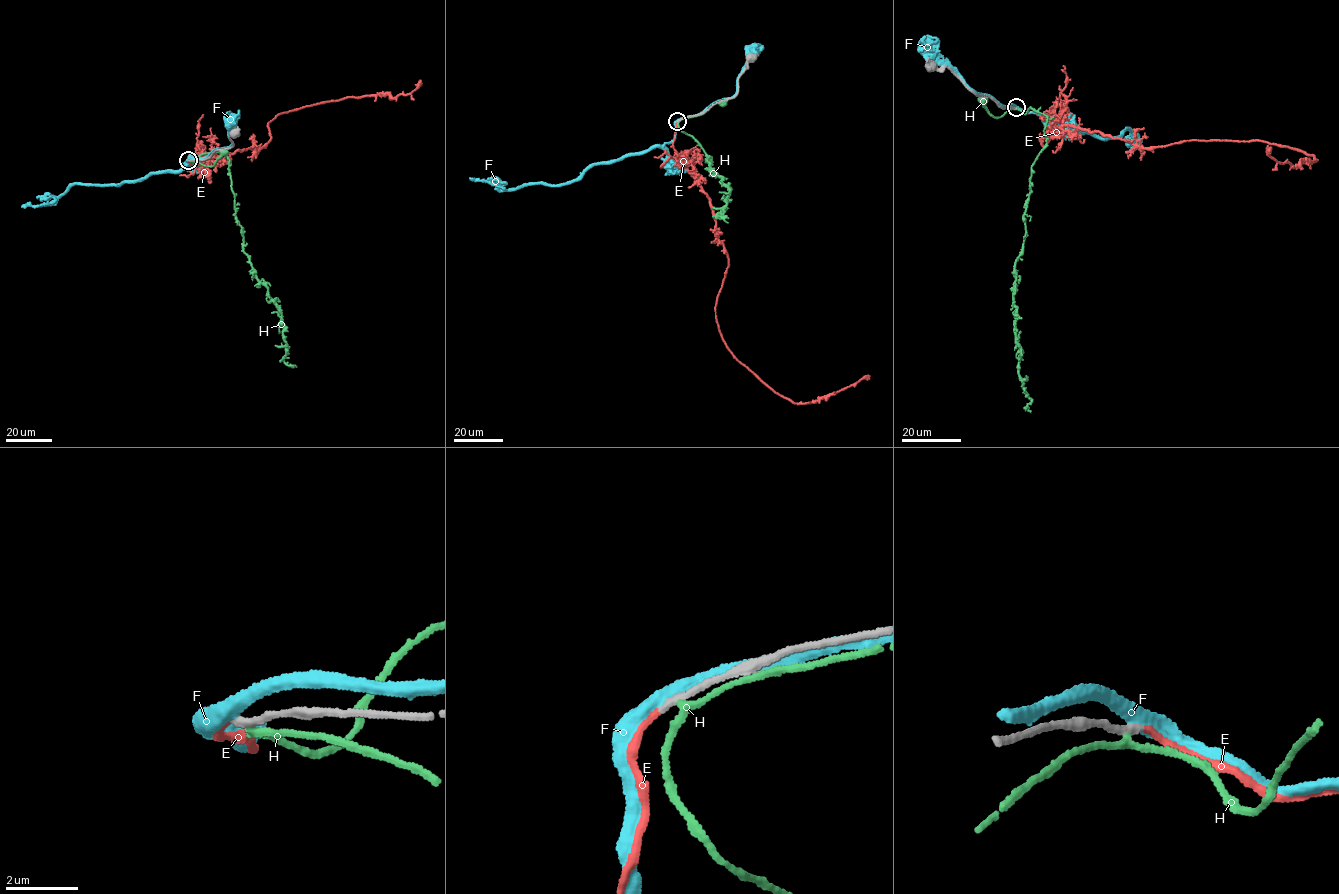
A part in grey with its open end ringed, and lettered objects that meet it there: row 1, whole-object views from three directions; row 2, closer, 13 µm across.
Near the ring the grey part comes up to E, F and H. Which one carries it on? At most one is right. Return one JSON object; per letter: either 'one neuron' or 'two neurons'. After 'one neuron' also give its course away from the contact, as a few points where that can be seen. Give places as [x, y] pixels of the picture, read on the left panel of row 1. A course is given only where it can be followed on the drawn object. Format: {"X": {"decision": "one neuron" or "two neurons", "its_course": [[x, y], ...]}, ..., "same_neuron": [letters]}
{"E": {"decision": "one neuron", "its_course": [[188, 160], [263, 146], [271, 139], [268, 123], [278, 114], [348, 97], [394, 98], [410, 93], [420, 80]]}, "F": {"decision": "two neurons"}, "H": {"decision": "two neurons"}, "same_neuron": ["E"]}

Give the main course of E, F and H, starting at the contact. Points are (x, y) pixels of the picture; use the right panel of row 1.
E: (1015, 107), (1145, 147), (1184, 140), (1259, 140), (1317, 159), (1293, 166), (1282, 164), (1269, 155), (1268, 145)
F: (1015, 107), (978, 94), (925, 47)
H: (1014, 107), (1025, 114), (1030, 107), (1047, 118), (1046, 145), (1031, 167), (1012, 294), (1018, 370), (1030, 412)

